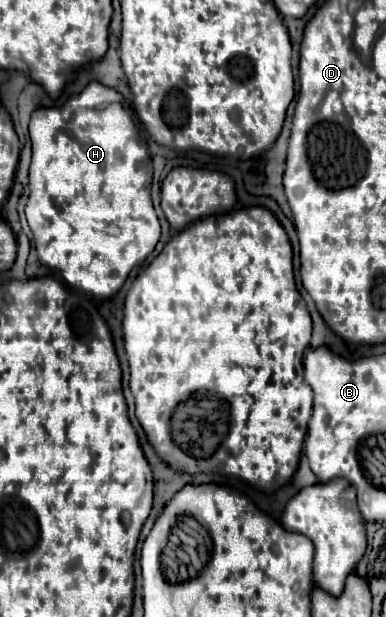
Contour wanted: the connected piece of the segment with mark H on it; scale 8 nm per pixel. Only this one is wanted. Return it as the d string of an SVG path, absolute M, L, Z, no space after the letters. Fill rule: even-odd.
M93 81L63 107L37 109L29 123L33 161L29 169L31 195L25 215L33 231L39 261L57 269L71 287L105 299L117 295L131 269L151 255L161 237L161 225L151 203L153 167L147 141L137 135L131 113L121 109L121 105L123 97L115 89Z

